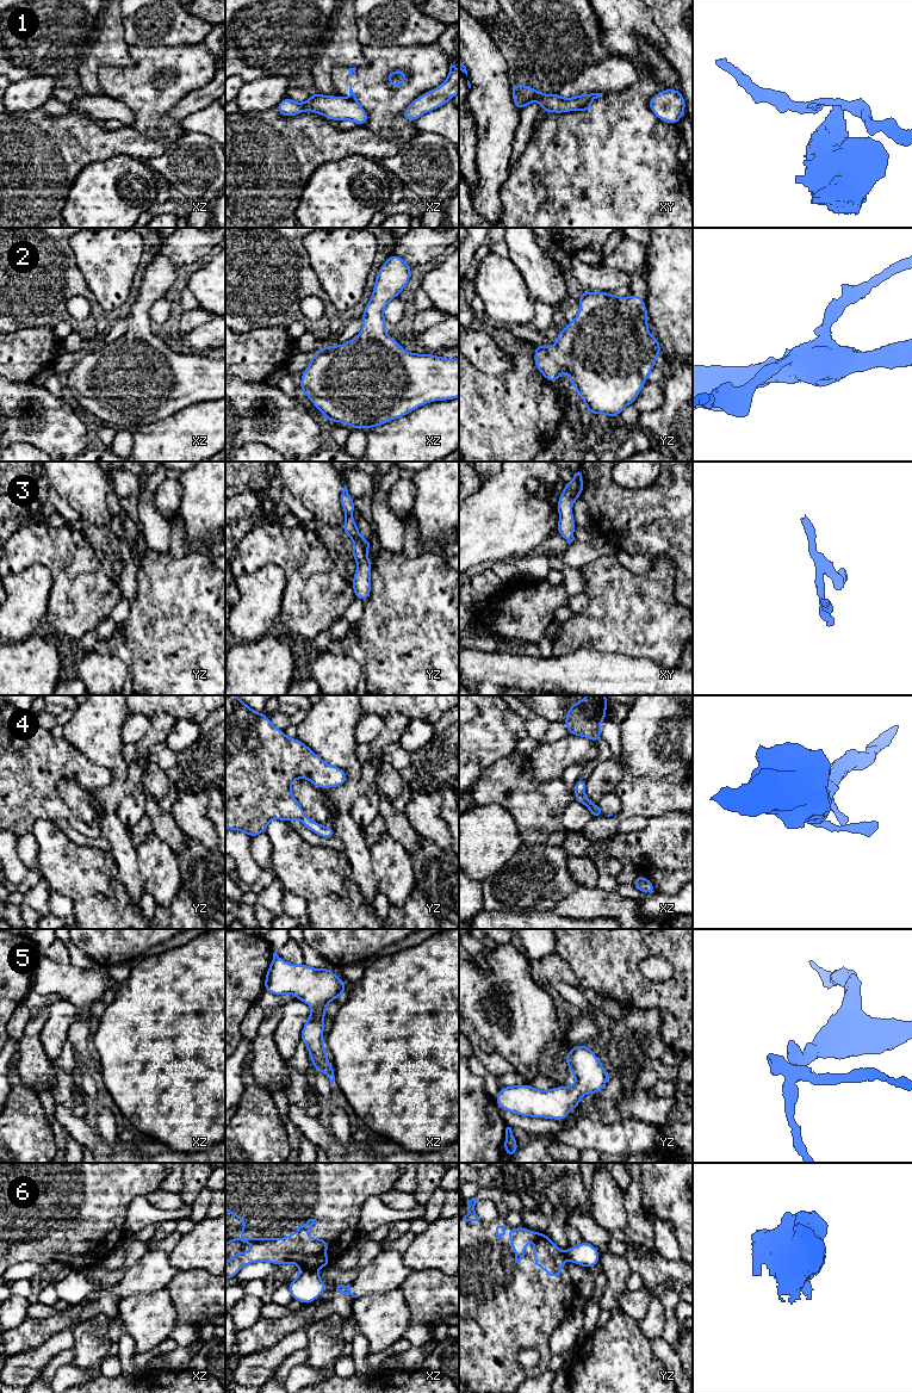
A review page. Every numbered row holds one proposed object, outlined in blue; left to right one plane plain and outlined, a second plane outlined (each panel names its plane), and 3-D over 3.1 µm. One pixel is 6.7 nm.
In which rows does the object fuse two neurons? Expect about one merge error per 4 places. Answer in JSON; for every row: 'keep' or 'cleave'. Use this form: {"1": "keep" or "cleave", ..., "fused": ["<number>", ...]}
{"1": "cleave", "2": "keep", "3": "keep", "4": "keep", "5": "keep", "6": "cleave", "fused": ["1", "6"]}

